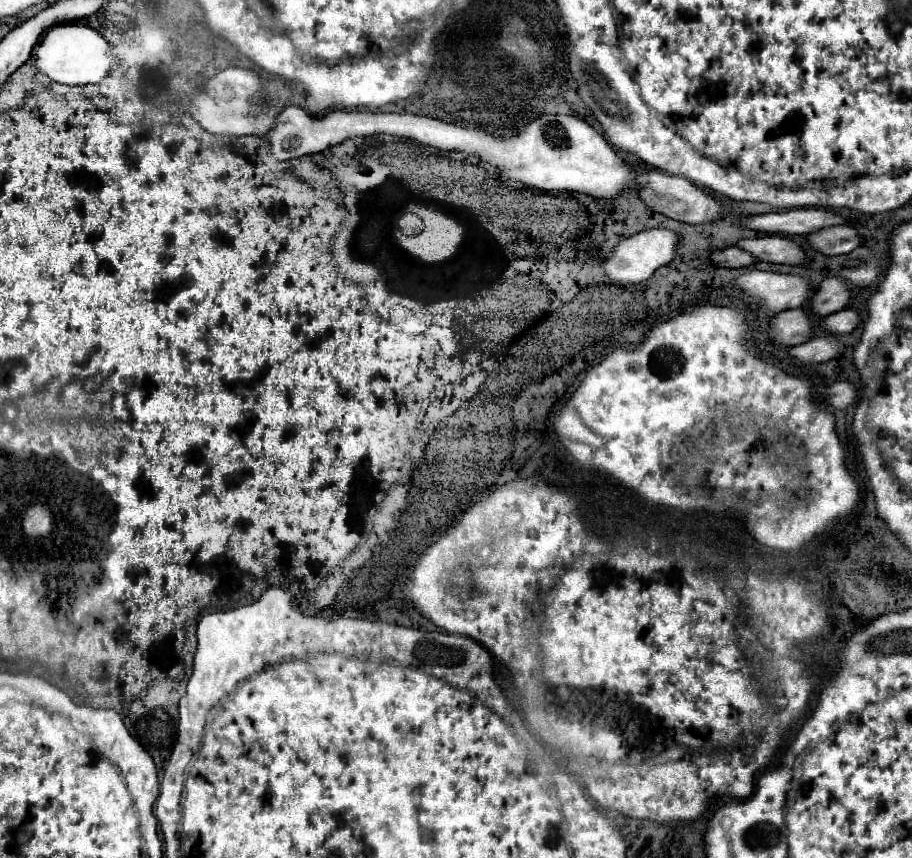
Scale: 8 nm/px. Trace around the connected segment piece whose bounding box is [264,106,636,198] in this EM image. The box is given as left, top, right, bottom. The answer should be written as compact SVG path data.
M288 106L278 114L276 124L268 134L264 134L264 138L266 142L270 142L270 154L276 160L284 162L306 154L322 152L328 146L340 144L352 136L372 136L372 134L404 136L440 150L468 152L504 170L512 180L518 180L522 184L540 190L570 190L570 192L584 192L594 198L614 198L622 190L630 188L630 182L634 180L636 174L636 170L632 170L612 150L612 146L606 144L602 134L598 134L586 120L580 120L576 116L556 116L556 114L542 114L536 120L532 120L528 126L524 126L520 134L498 138L480 128L464 128L430 116L342 112L342 110L328 112L324 116L310 116L300 106Z

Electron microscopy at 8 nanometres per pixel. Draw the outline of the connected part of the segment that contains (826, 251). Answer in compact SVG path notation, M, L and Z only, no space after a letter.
M846 224L826 226L820 232L808 234L806 240L808 240L810 248L814 248L816 252L822 252L824 256L848 254L862 244L858 232L852 226L846 226Z

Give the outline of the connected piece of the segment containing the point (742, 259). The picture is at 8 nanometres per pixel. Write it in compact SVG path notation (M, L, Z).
M730 246L730 248L724 248L724 250L712 252L710 262L720 266L720 268L742 268L742 266L752 264L754 258L750 254L746 254L744 250L736 248L736 246Z

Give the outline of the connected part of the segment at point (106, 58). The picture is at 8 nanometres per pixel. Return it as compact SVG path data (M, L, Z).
M60 24L50 28L36 48L36 68L60 84L98 84L108 76L114 64L116 56L112 54L112 44L100 32L88 26Z

